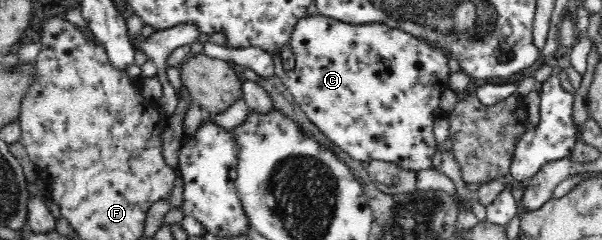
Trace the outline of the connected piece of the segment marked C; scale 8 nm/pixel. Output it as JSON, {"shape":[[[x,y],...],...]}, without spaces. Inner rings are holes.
{"shape":[[[306,18],[294,25],[286,47],[293,55],[293,63],[283,63],[275,50],[274,74],[296,101],[299,112],[305,113],[331,143],[360,162],[388,161],[417,172],[434,167],[433,156],[437,142],[434,121],[436,117],[447,115],[439,109],[439,97],[449,88],[451,73],[447,68],[446,53],[402,29],[391,29],[385,24],[349,25],[339,21]]]}

